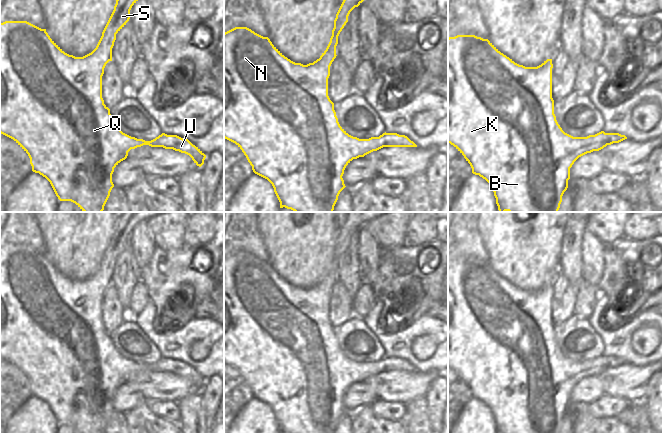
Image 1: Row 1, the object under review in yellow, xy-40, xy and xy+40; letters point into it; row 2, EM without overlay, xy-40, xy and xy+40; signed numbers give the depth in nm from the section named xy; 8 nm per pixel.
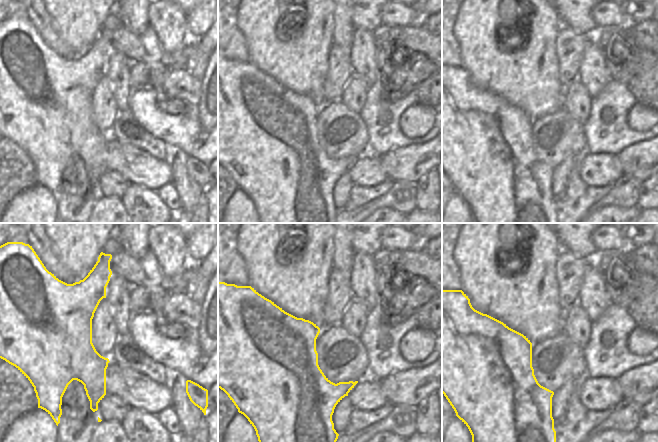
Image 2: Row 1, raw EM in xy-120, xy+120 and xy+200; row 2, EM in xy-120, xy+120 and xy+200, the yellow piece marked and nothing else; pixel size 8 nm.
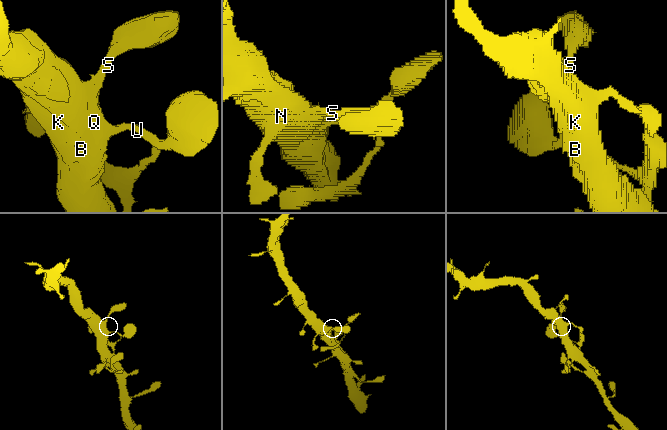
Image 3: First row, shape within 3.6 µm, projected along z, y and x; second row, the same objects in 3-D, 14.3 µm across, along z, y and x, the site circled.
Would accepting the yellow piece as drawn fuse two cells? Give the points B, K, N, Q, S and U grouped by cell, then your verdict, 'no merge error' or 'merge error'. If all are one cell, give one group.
B K N Q S U; no merge error

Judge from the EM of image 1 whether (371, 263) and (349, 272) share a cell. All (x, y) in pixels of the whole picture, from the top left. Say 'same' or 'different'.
different

